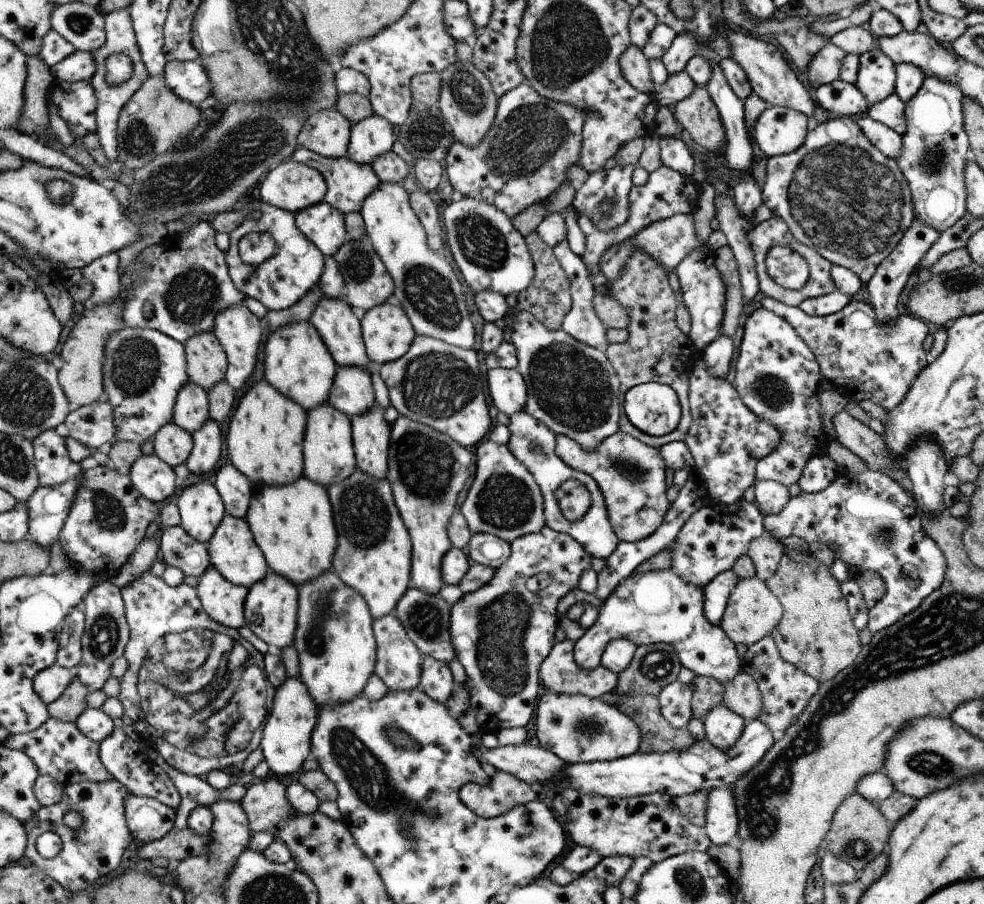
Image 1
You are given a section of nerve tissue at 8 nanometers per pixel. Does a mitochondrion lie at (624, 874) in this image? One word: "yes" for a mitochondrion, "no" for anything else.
no

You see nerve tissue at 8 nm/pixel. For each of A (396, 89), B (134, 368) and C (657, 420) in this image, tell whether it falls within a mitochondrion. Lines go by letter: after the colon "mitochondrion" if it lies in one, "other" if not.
A: other
B: mitochondrion
C: other

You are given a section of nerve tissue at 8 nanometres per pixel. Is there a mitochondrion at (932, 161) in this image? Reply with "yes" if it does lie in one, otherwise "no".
yes

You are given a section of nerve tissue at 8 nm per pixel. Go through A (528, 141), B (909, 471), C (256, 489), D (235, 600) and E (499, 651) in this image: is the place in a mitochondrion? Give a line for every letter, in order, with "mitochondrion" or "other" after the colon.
A: mitochondrion
B: other
C: other
D: other
E: mitochondrion

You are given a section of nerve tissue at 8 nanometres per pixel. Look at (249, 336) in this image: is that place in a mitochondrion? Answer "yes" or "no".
no

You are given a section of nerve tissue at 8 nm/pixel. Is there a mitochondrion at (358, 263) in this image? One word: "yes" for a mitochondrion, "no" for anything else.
yes

